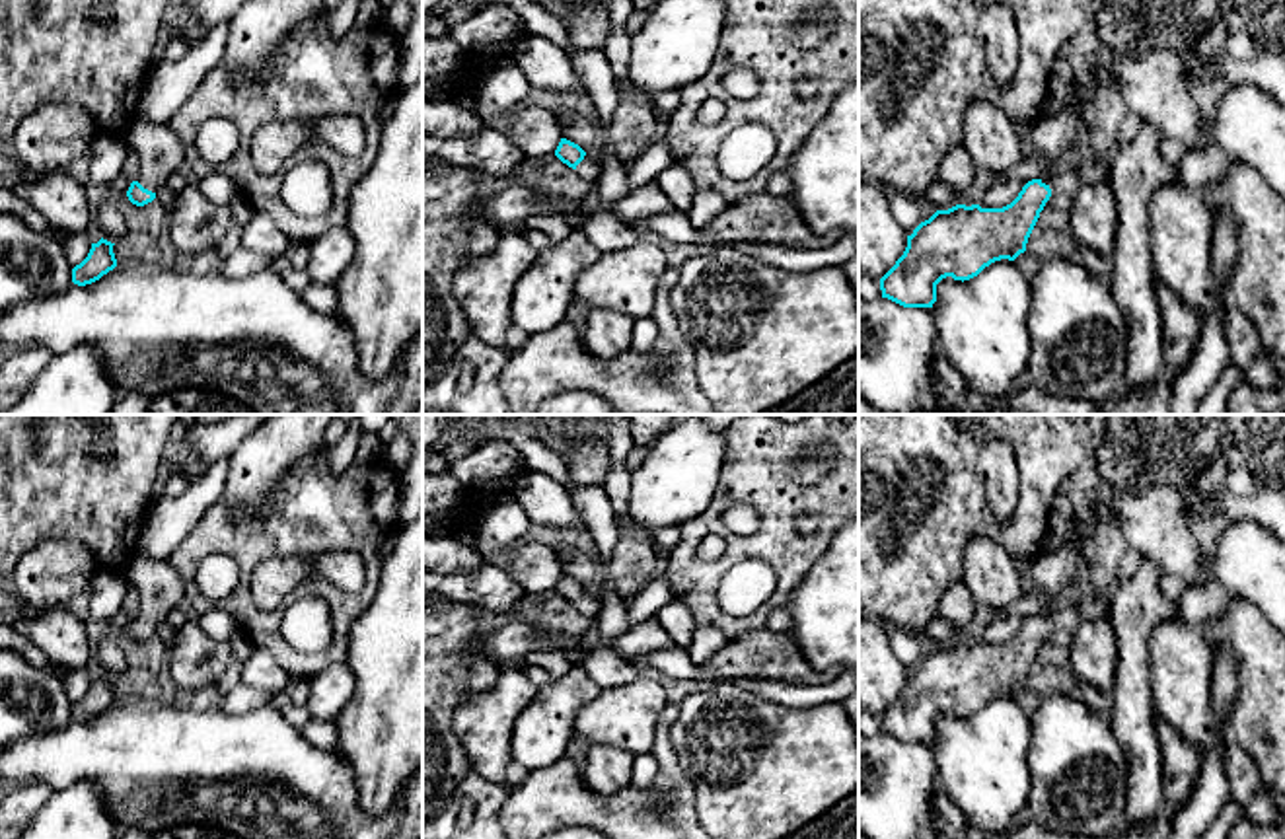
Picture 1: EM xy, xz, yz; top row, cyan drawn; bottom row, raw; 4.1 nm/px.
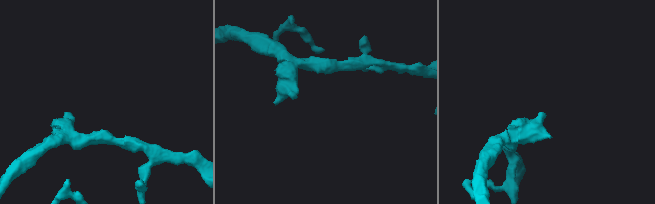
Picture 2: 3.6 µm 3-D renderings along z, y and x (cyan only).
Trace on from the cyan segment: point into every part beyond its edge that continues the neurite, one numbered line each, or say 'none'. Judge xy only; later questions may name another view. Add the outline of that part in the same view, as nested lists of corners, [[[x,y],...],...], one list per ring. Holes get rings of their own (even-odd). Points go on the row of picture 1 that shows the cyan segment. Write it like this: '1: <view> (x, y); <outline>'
1: xy (160, 152); [[[136,117],[119,136],[140,162],[136,181],[152,193],[158,193],[167,177],[185,164],[185,146],[169,123],[156,125]]]

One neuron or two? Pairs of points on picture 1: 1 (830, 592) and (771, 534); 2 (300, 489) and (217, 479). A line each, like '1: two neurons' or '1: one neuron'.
1: two neurons
2: two neurons

